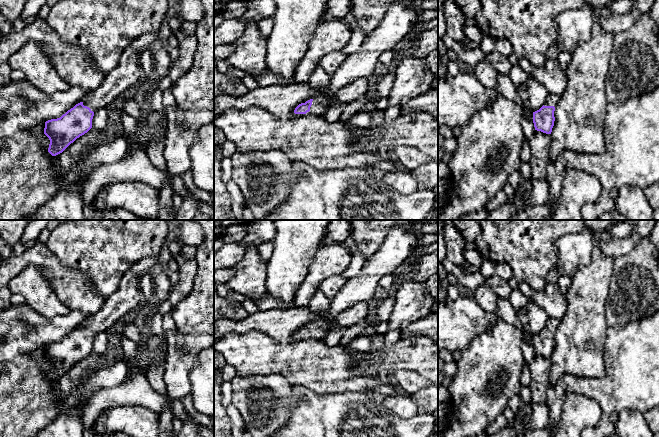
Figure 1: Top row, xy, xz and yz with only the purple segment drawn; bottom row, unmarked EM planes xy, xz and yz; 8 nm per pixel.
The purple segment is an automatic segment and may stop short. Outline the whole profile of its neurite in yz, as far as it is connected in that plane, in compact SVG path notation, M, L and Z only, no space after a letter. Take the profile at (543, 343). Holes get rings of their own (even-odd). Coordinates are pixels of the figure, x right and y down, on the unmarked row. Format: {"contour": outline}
{"contour": "M549 319L545 328L539 334L533 336L535 354L551 358L555 345L555 330L557 329L559 322L560 320L558 319Z"}

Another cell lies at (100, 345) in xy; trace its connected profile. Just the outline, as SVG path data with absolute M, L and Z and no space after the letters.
M100 332L94 336L92 343L92 352L96 354L105 354L109 349L110 344L107 337L107 332Z

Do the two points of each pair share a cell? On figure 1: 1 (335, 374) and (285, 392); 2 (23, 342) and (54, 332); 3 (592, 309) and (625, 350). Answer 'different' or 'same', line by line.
1: different
2: same
3: different

